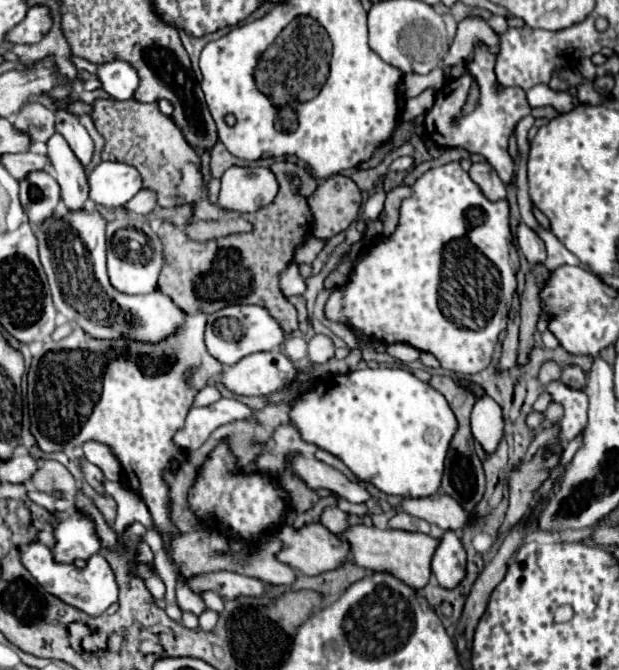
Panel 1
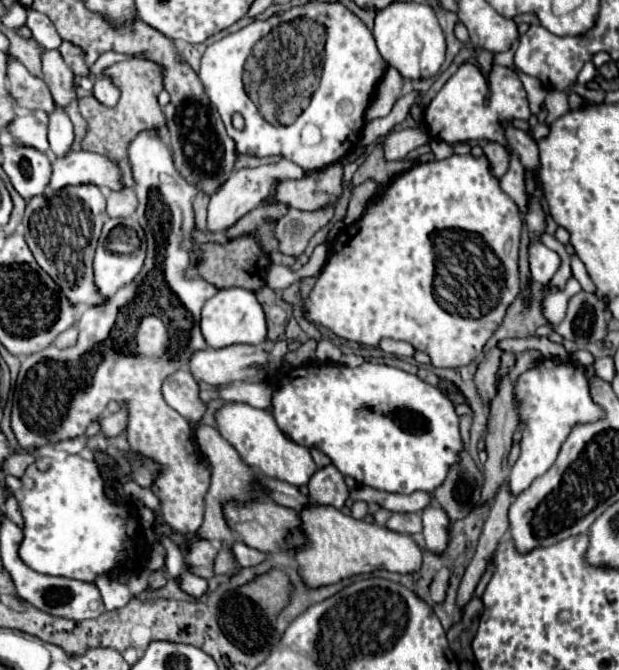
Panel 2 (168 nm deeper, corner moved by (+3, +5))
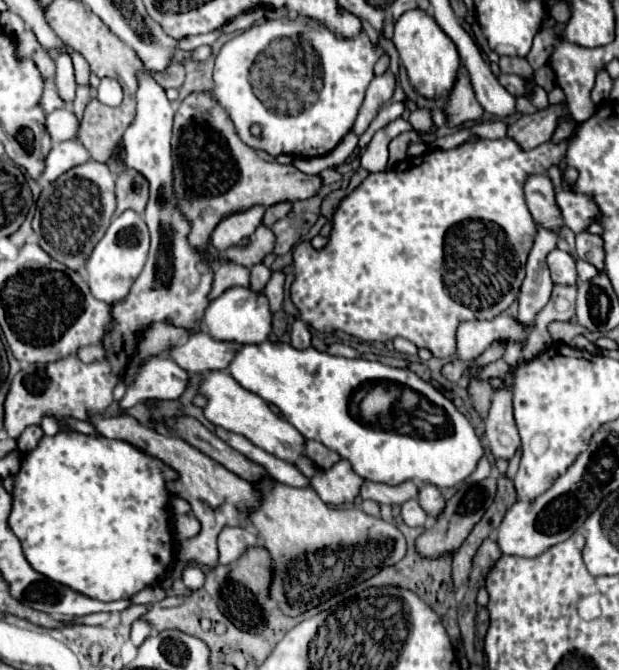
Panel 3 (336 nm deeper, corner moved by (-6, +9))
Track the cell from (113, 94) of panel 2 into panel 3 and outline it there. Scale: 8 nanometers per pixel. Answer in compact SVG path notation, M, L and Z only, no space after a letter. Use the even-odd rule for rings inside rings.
M103 77L101 85L97 87L97 91L99 91L97 99L101 103L105 103L105 105L119 105L123 101L121 85L115 79L111 79L111 77Z

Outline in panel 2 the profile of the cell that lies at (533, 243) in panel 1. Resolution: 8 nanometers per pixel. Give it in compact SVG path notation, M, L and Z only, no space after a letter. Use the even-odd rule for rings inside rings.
M532 243L532 247L528 247L528 259L532 279L538 281L540 285L548 285L552 275L560 267L560 257L542 243Z

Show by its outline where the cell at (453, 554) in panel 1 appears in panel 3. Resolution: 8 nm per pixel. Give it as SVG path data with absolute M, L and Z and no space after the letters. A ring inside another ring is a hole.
M431 483L419 485L417 499L419 499L419 505L425 509L425 513L431 517L437 517L445 507L445 499L443 499L441 491L437 487L433 487Z

